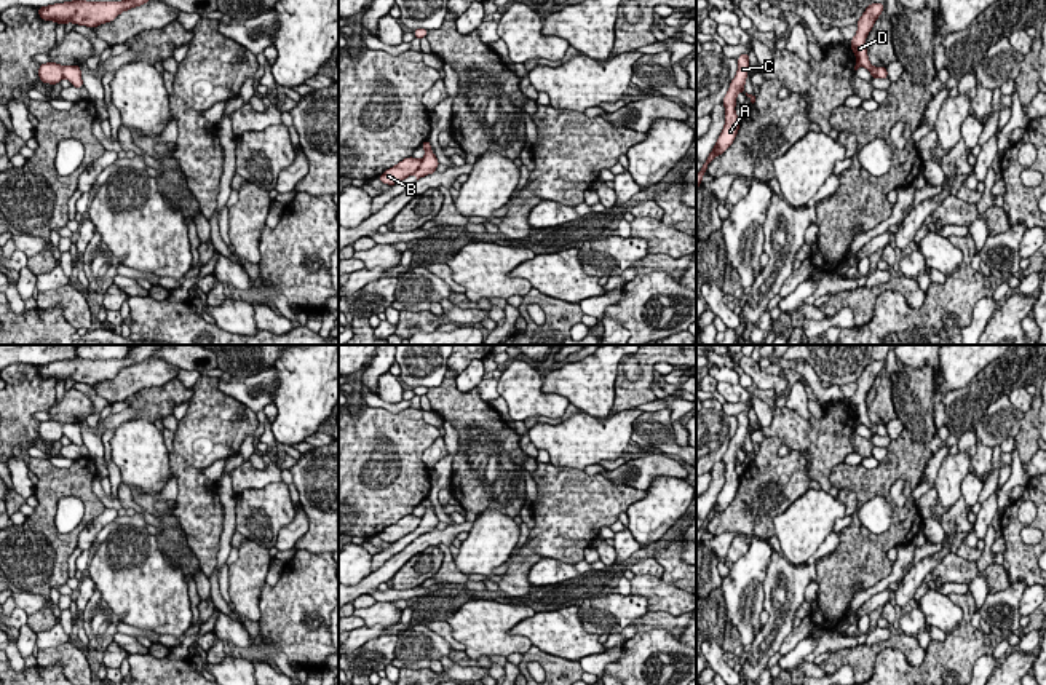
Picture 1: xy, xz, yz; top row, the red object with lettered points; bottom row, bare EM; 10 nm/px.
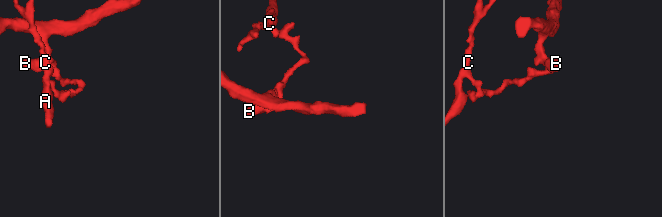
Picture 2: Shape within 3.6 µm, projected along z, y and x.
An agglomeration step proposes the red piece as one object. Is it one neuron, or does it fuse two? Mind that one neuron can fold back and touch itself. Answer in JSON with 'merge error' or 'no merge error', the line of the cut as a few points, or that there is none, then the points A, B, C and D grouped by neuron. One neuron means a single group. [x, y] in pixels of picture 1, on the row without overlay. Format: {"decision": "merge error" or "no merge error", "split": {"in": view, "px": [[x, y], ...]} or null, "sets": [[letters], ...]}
{"decision": "merge error", "split": {"in": "xz", "px": [[422, 518], [416, 530]]}, "sets": [["A", "C"], ["B", "D"]]}

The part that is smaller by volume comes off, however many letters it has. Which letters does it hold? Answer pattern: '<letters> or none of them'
A, C

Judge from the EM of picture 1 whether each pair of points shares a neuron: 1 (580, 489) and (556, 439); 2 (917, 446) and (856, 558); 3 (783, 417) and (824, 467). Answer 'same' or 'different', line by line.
1: different
2: same
3: same

